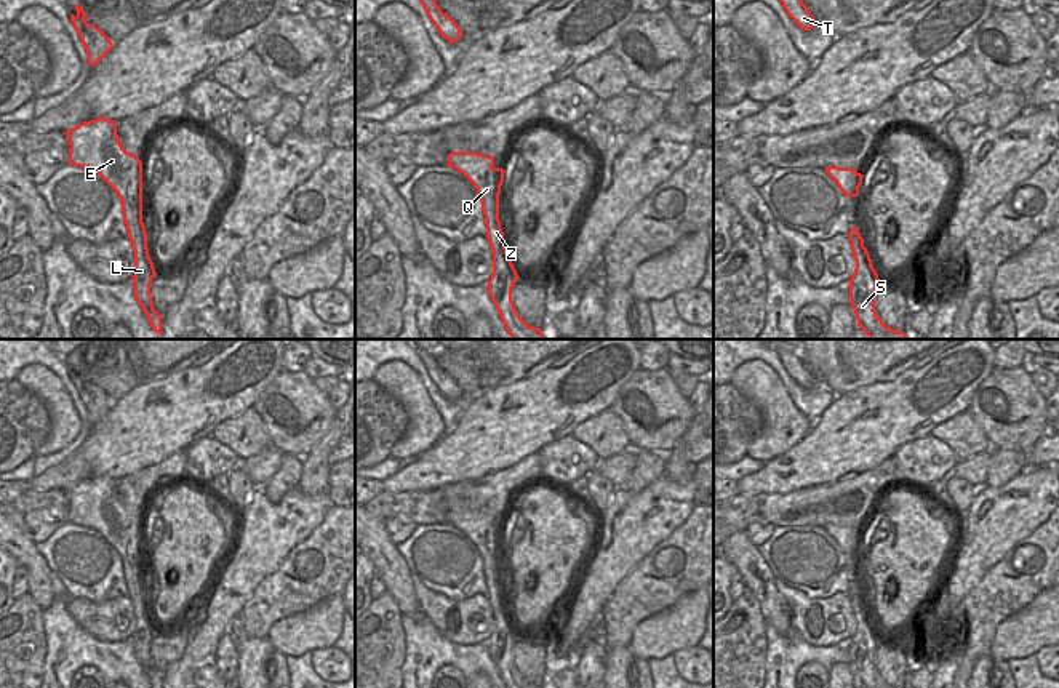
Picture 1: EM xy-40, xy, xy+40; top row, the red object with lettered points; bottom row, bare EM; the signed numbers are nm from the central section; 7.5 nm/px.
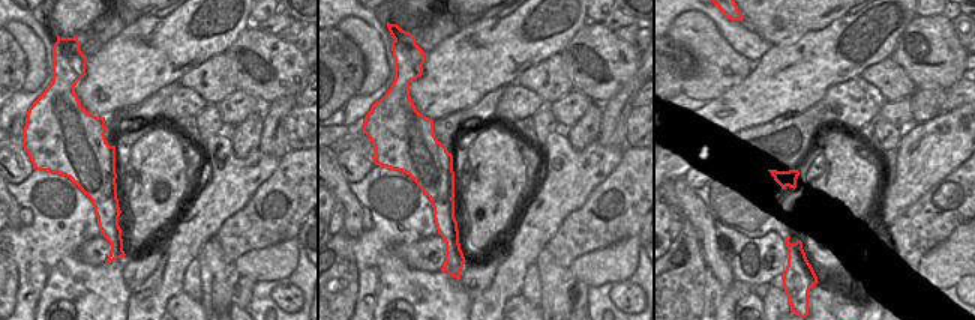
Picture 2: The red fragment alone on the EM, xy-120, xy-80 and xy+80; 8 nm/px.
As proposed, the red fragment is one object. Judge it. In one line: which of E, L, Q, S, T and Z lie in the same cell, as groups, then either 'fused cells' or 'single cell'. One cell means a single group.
E L Q S T Z | single cell

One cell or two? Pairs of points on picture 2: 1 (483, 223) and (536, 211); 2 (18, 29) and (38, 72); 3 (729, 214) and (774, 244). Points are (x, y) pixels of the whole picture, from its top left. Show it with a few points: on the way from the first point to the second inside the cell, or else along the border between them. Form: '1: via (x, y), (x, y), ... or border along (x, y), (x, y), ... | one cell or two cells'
1: border along (527, 200), (509, 232) | two cells
2: via (27, 39), (35, 50), (36, 62) | one cell
3: border along (791, 224), (761, 236), (728, 227) | two cells

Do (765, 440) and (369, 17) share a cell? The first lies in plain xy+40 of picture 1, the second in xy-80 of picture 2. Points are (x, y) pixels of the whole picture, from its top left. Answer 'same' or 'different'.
different

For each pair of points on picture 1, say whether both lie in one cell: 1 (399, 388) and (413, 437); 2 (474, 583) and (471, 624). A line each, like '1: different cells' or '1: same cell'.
1: same cell
2: different cells

